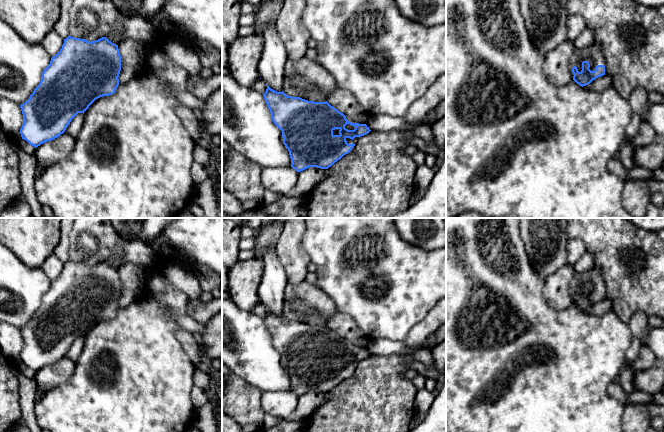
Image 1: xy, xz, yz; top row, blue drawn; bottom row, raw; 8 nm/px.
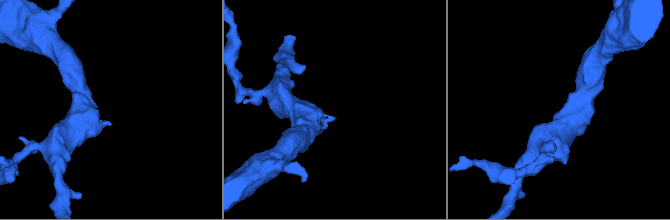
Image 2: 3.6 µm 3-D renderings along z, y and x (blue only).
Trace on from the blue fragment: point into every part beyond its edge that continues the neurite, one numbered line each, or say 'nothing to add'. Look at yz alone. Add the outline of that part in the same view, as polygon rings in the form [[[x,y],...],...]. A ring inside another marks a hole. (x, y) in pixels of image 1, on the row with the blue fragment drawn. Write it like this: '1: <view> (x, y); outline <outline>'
1: yz (593, 54); outline [[[593,42],[590,46],[582,49],[574,48],[574,52],[569,61],[570,69],[572,70],[576,66],[578,71],[581,72],[583,61],[589,62],[589,69],[591,71],[594,71],[597,65],[605,66],[605,58],[601,51],[601,46]]]

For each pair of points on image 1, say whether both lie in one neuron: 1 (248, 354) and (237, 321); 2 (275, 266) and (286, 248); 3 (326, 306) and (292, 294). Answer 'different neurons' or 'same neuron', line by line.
1: same neuron
2: different neurons
3: same neuron

